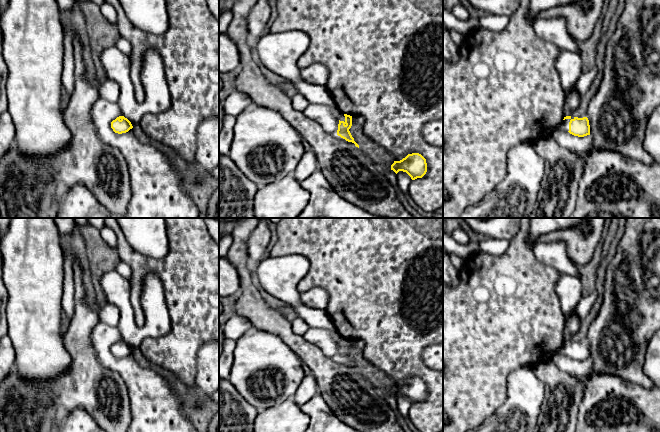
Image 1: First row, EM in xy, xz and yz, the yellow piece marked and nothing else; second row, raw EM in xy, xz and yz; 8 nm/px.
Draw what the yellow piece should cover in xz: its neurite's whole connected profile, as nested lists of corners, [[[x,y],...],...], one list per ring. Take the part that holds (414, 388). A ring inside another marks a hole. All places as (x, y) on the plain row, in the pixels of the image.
[[[419,377],[408,378],[400,385],[394,385],[391,394],[396,398],[399,395],[406,396],[412,404],[422,402],[427,396],[426,383]]]

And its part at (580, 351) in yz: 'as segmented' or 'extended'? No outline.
as segmented

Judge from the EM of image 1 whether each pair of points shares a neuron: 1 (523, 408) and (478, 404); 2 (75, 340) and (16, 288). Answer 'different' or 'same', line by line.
1: different
2: different

